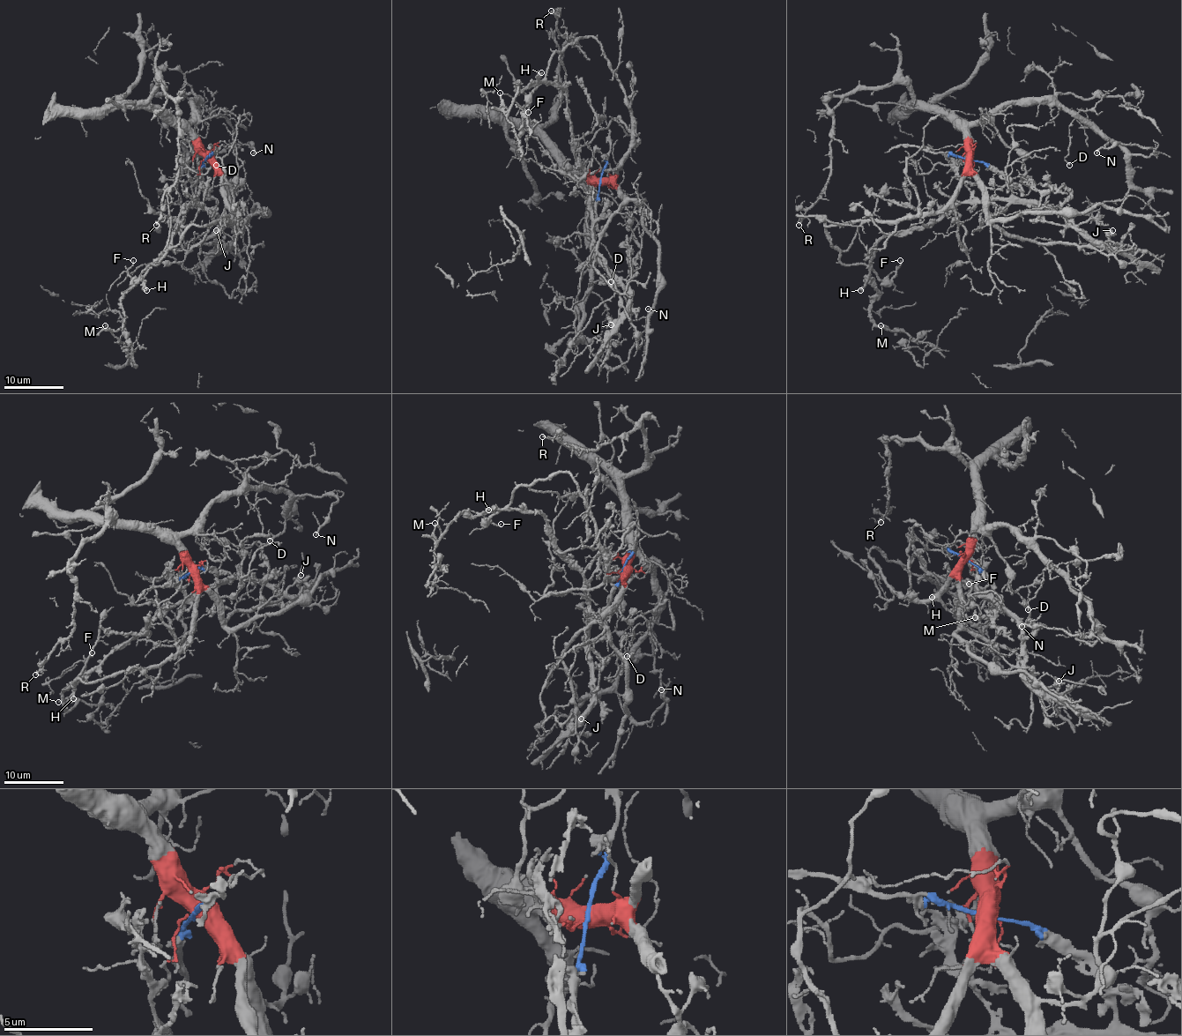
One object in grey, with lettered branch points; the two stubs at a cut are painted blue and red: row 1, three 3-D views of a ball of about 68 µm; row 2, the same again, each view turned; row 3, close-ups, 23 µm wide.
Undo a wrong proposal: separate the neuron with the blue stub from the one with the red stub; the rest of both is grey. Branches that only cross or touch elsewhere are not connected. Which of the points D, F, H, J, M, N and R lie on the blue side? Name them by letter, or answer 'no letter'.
H, J, M

